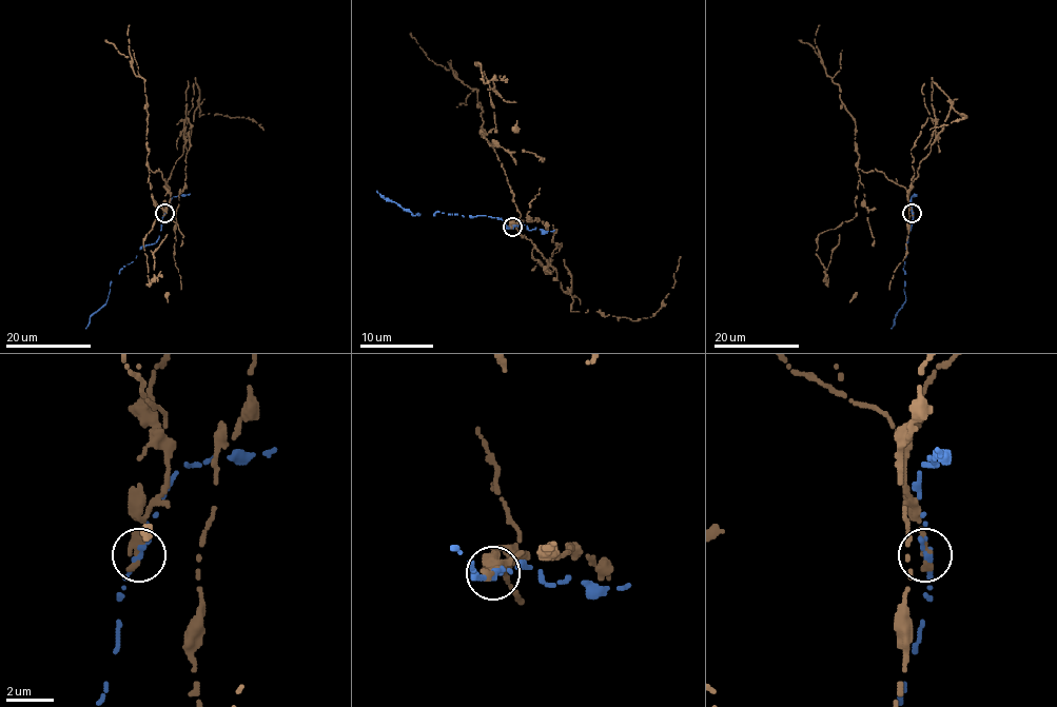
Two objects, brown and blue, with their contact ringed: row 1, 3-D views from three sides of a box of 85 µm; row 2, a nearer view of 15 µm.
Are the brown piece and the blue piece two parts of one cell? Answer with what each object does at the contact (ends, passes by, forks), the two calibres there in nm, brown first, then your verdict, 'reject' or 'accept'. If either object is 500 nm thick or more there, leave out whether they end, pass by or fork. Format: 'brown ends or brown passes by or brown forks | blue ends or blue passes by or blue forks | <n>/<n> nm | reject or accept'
brown ends | blue ends | 440/320 nm | reject

